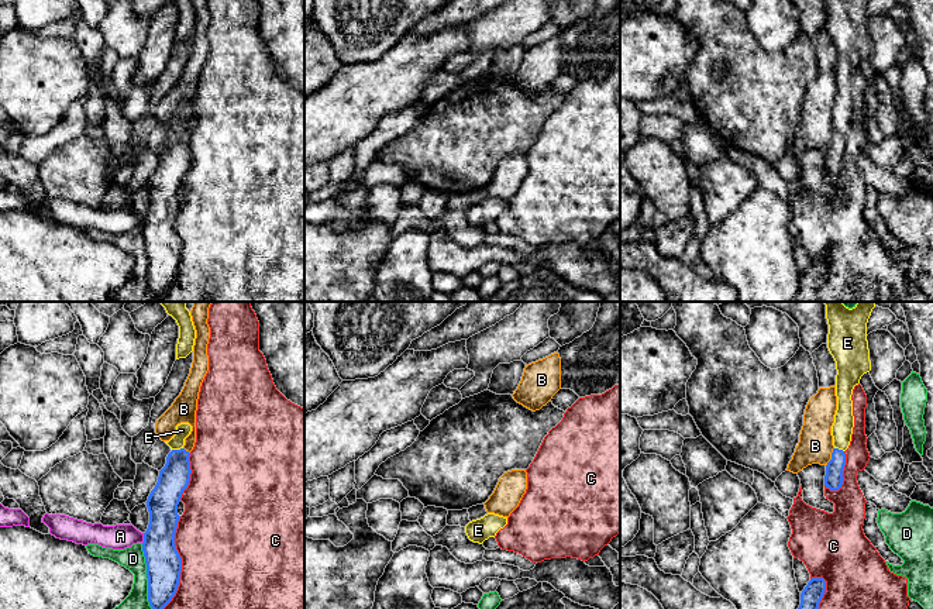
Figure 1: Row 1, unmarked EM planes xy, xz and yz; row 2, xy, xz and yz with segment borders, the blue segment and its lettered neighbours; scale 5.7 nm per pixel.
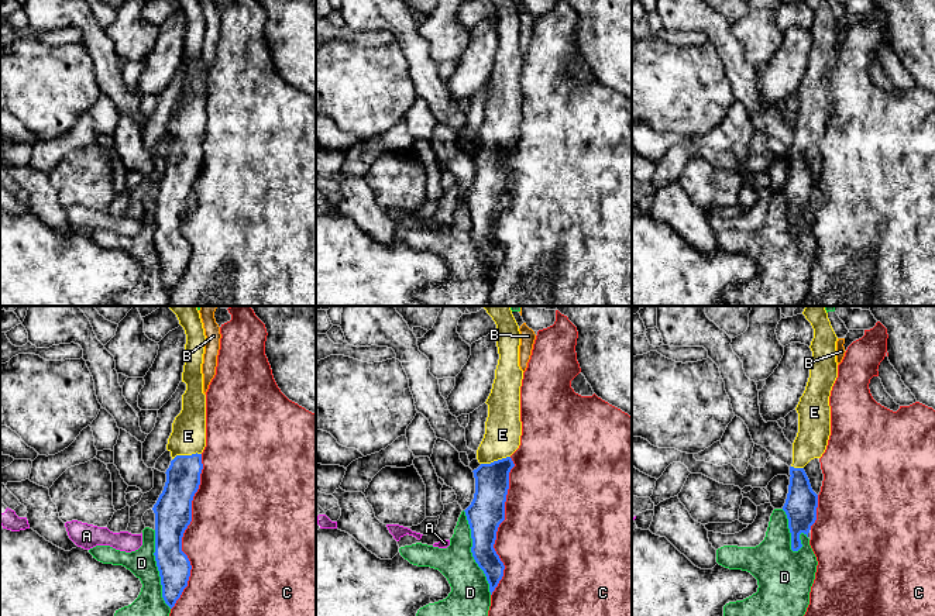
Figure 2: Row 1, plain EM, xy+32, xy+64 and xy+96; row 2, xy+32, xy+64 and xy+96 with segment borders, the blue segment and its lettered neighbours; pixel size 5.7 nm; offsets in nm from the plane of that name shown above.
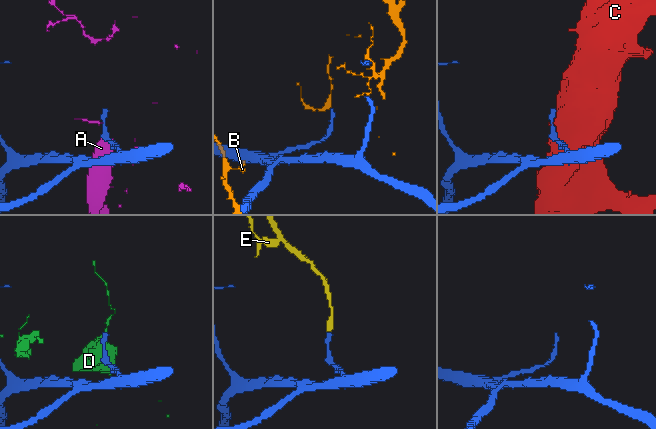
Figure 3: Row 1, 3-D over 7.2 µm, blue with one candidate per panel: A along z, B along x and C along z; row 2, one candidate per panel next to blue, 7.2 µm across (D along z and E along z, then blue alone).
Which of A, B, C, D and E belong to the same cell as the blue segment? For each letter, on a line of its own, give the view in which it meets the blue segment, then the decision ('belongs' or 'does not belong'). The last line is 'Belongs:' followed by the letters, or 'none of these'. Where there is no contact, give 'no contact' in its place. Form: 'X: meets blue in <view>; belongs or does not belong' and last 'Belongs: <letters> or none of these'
A: meets blue in xy; does not belong
B: meets blue in yz; does not belong
C: meets blue in xy; does not belong
D: meets blue in xy; does not belong
E: meets blue in xy; belongs
Belongs: E

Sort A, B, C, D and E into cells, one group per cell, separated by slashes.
A C / B / D / E

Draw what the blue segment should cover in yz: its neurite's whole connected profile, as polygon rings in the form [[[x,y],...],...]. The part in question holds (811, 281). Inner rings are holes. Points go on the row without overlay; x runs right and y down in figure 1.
[[[812,262],[801,278],[801,289],[791,302],[816,302],[826,275],[823,262]]]

